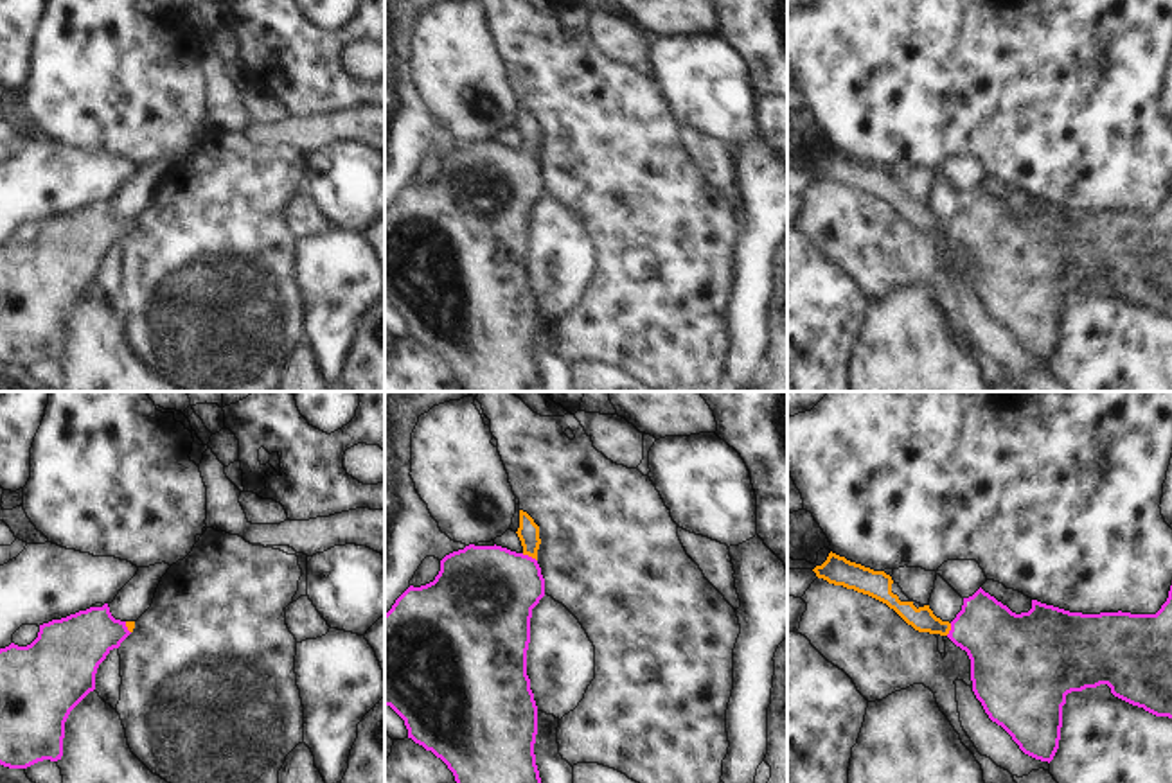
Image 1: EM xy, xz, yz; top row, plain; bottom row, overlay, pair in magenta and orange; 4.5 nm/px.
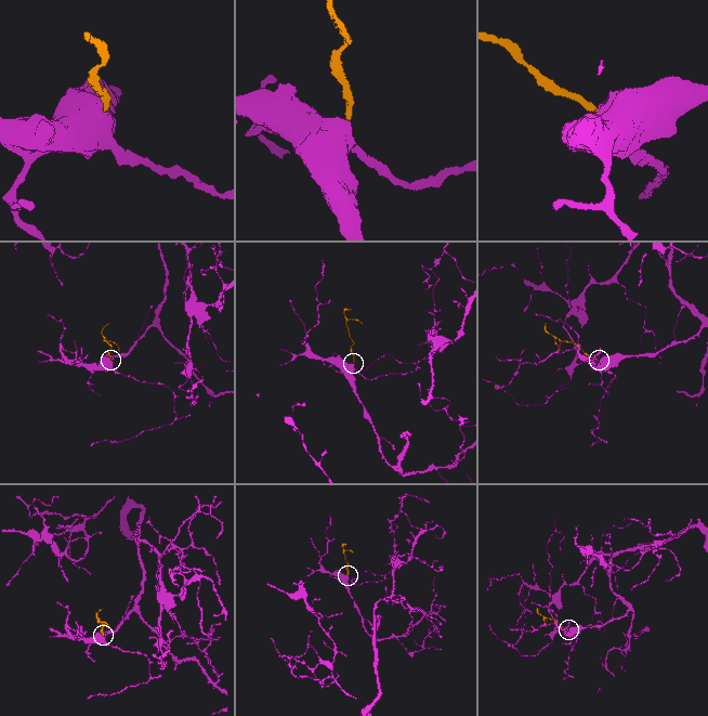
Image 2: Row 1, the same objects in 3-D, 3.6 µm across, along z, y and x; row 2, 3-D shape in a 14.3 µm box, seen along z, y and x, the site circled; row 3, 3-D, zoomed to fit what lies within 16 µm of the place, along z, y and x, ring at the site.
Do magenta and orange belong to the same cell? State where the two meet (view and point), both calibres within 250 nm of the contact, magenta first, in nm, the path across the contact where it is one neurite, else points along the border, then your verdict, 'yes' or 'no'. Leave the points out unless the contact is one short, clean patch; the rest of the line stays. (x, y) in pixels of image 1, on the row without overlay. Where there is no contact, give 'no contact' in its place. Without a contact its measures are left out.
meets magenta in xz at (527, 153); 440 nm thick on the magenta side, 100 nm on the other; runs through xz (486, 191), (527, 153), (529, 130); yes

